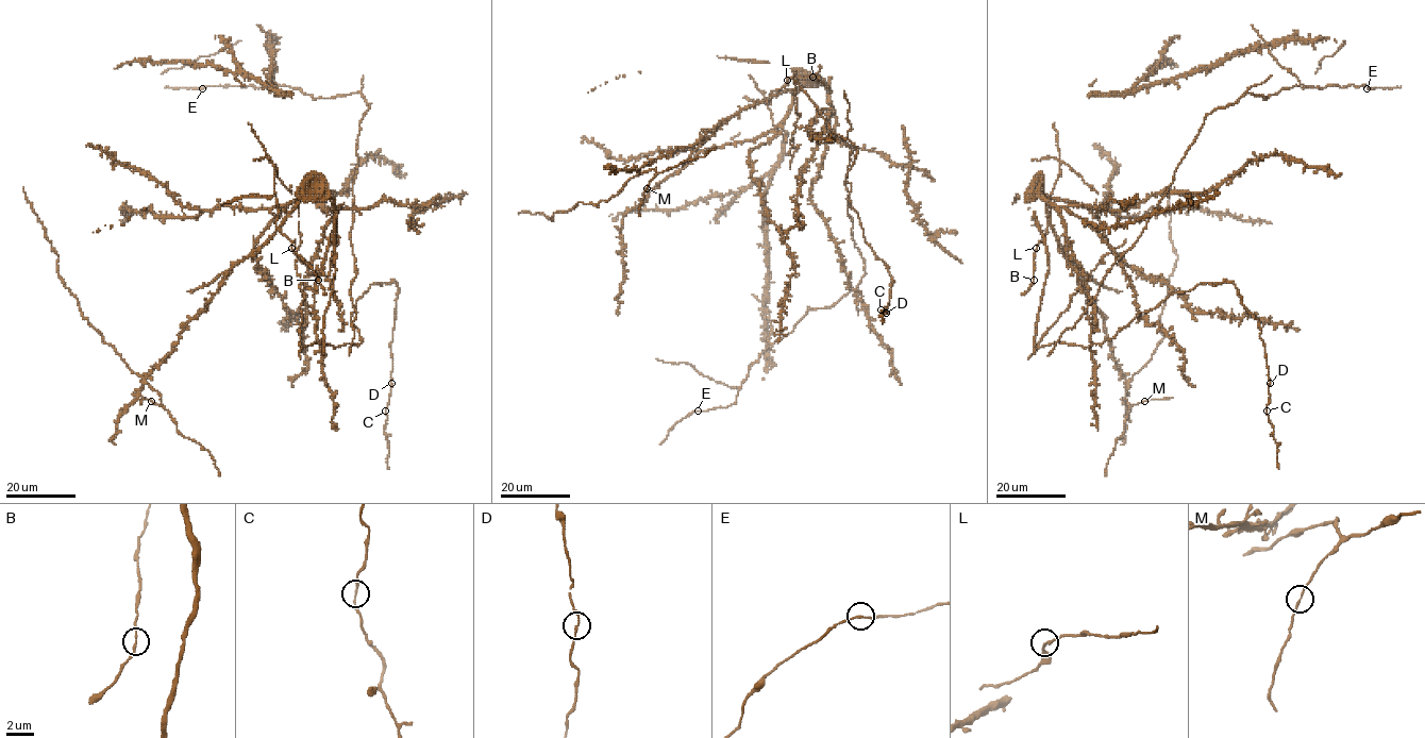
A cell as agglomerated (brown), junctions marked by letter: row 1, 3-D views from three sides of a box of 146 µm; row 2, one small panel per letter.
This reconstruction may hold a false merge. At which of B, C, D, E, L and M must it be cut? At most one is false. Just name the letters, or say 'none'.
none

